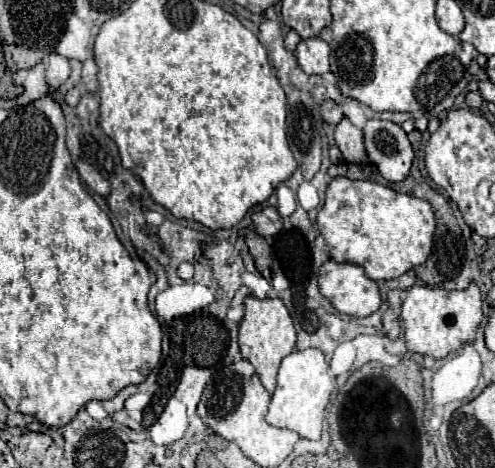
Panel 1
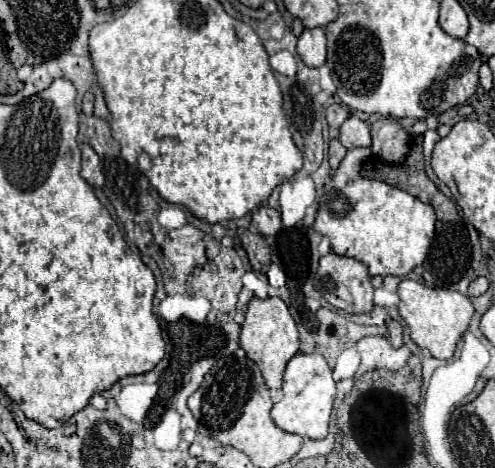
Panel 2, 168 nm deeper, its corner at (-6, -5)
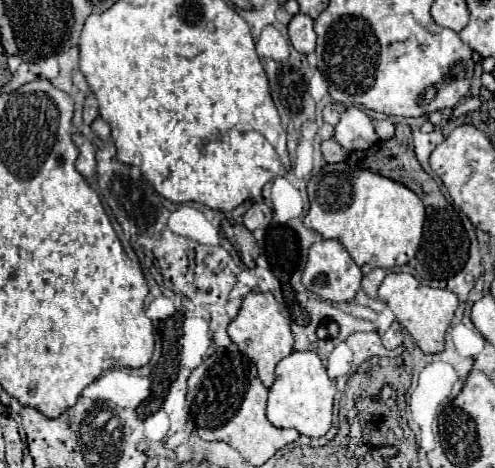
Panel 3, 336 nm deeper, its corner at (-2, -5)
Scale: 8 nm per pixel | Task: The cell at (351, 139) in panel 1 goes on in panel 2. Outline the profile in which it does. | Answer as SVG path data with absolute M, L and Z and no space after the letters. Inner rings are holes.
M350 115L342 127L340 127L340 143L346 149L356 149L356 147L370 147L370 125L358 119L356 115Z

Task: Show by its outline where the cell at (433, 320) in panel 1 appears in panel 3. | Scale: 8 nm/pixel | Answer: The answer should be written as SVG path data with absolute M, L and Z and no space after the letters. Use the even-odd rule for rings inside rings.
M388 273L378 287L378 299L382 299L394 311L396 321L412 335L424 353L438 353L444 349L444 333L458 307L458 297L452 291L422 285L410 273Z

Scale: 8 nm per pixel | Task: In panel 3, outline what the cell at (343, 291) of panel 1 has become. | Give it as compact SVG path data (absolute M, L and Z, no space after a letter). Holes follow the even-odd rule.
M322 239L316 241L310 247L308 253L308 263L302 275L302 285L312 291L314 295L326 299L326 301L352 301L356 291L360 289L360 281L362 281L362 271L360 267L354 263L354 259L348 255L348 251L344 249L344 245L338 239Z

